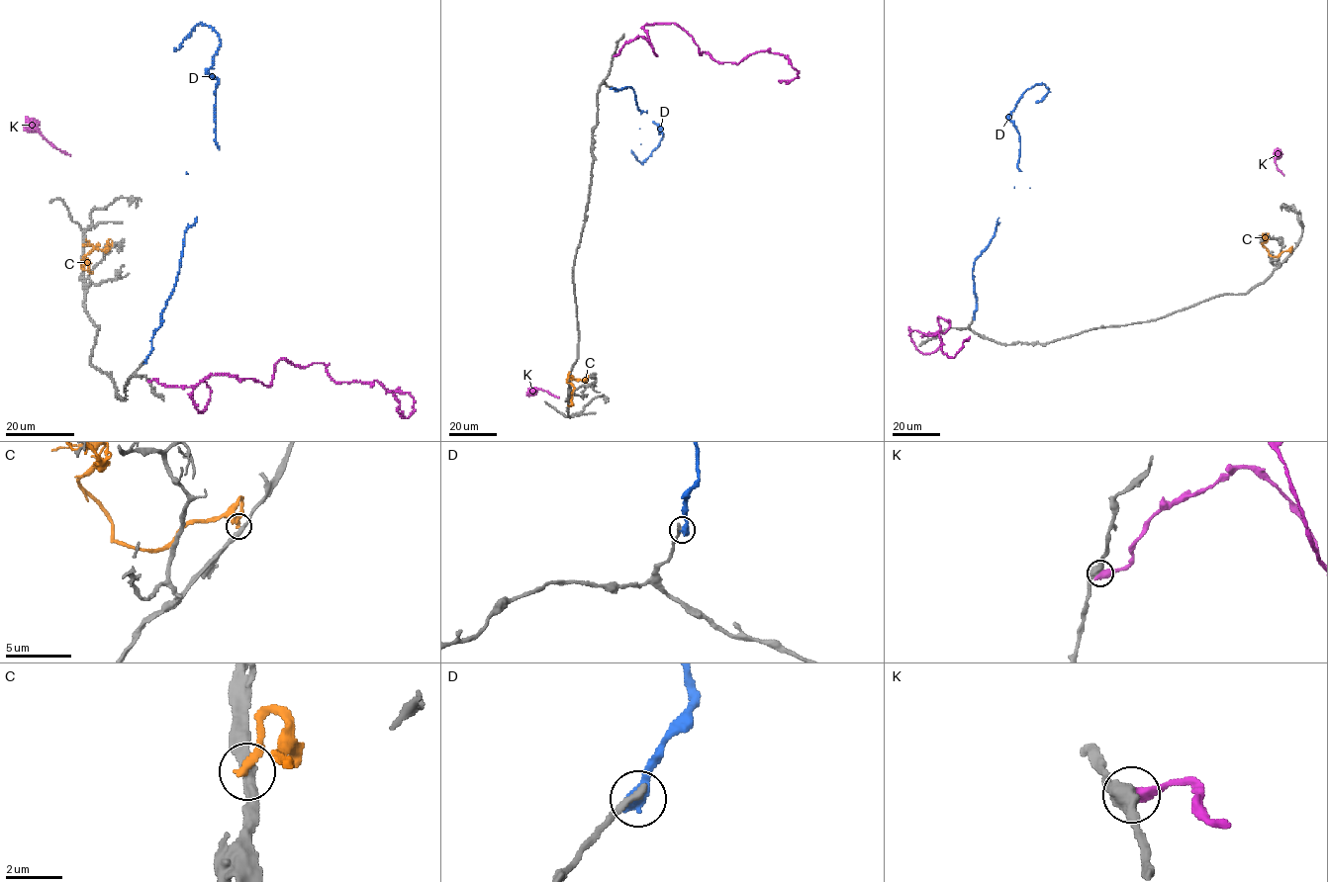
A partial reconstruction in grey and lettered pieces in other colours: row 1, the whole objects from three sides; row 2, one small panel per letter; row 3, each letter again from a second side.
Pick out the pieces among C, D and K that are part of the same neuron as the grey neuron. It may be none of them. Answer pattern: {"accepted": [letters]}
{"accepted": []}

